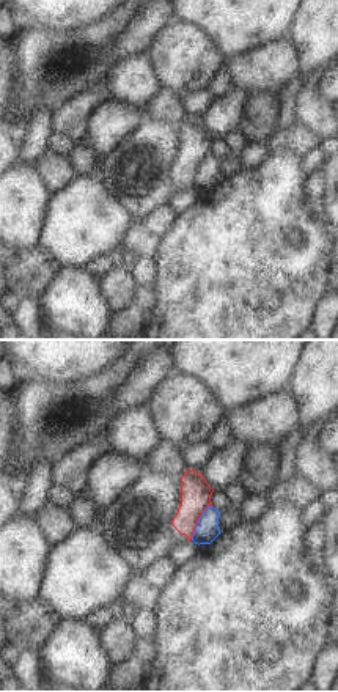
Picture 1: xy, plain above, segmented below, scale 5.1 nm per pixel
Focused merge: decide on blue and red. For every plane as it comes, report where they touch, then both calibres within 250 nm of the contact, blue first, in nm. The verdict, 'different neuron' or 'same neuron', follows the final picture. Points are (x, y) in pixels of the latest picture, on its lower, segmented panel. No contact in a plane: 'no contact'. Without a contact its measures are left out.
meets blue at (198, 521); 120 nm thick on the blue side, 160 nm on the other

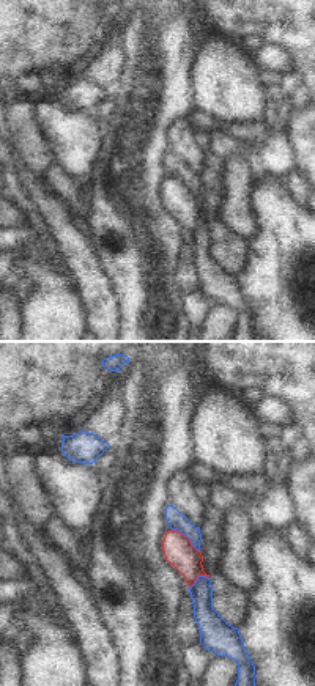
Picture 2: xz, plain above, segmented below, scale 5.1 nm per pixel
meets blue at (186, 535); 90 nm thick on the blue side, 150 nm on the other

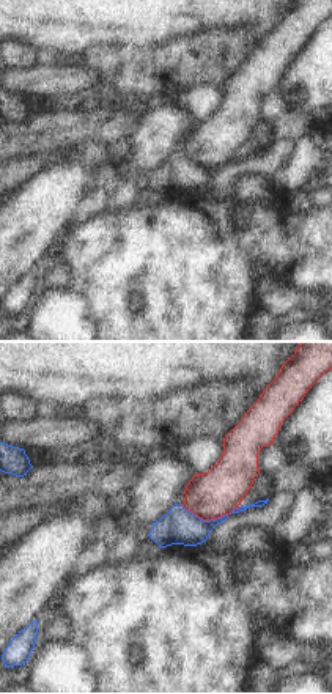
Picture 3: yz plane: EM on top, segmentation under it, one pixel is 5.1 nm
meets blue at (211, 520); 190 nm thick on the blue side, 240 nm on the other

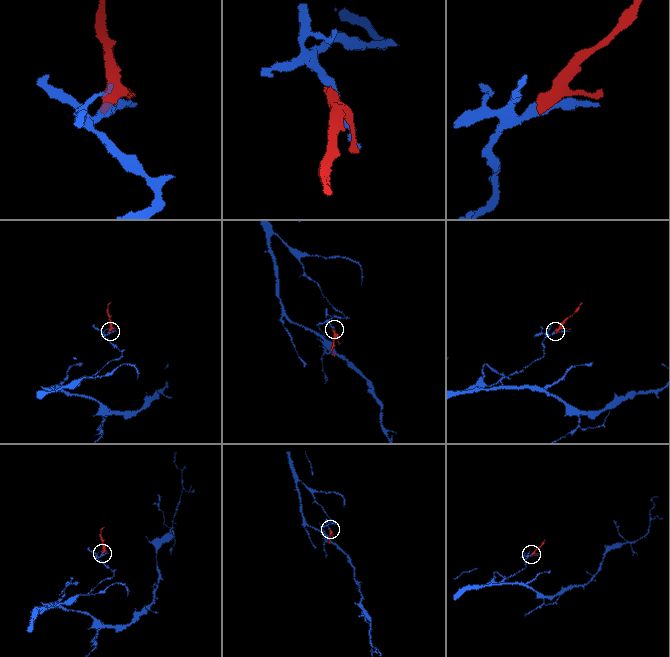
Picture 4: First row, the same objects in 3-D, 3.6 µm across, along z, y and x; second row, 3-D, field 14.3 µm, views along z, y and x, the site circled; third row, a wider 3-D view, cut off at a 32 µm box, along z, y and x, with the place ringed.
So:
different neuron

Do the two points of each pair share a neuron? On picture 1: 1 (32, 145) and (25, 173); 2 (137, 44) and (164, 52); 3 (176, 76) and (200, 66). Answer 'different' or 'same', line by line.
1: different
2: different
3: same

